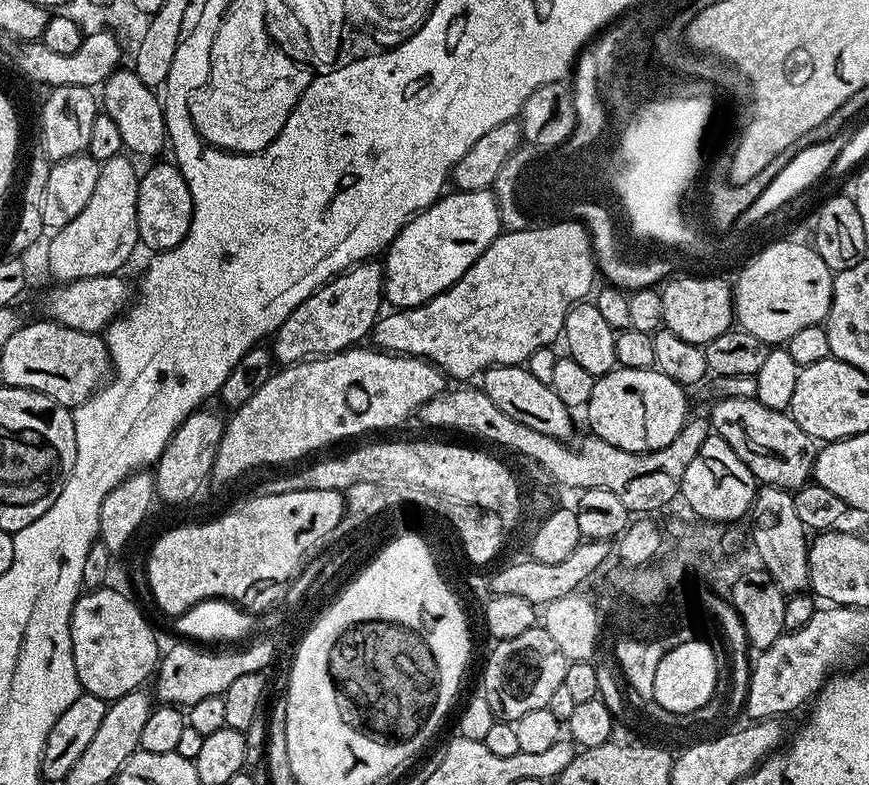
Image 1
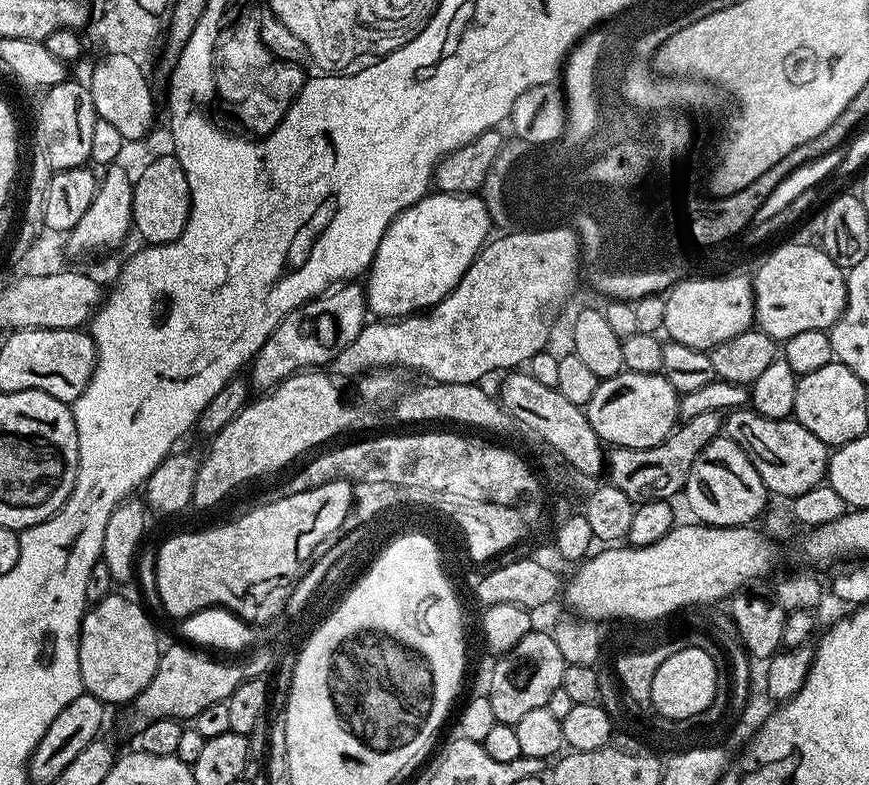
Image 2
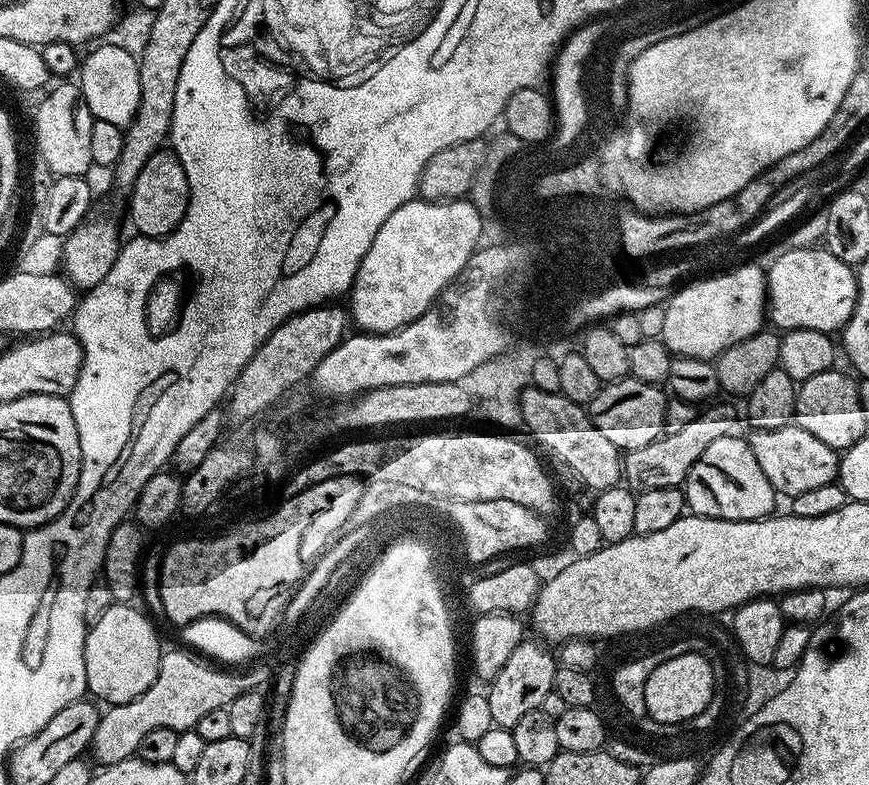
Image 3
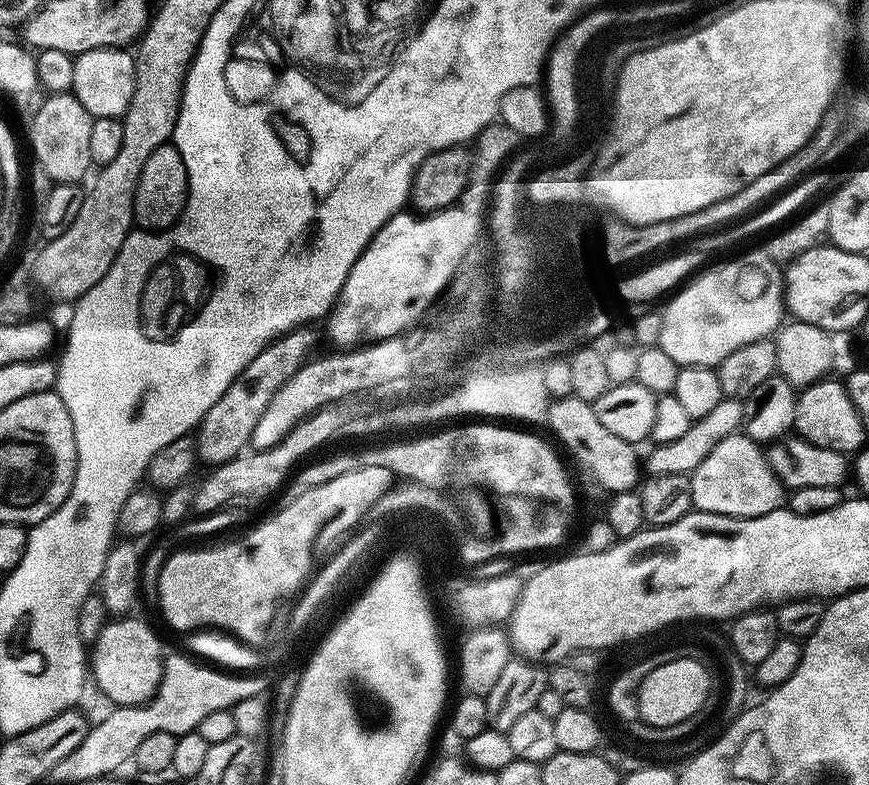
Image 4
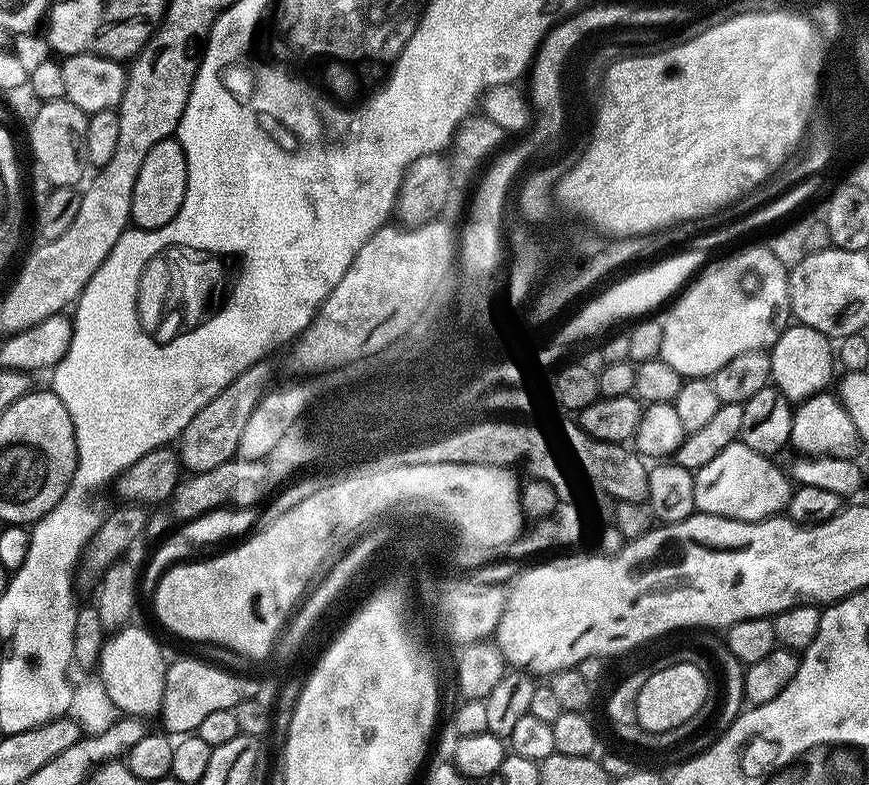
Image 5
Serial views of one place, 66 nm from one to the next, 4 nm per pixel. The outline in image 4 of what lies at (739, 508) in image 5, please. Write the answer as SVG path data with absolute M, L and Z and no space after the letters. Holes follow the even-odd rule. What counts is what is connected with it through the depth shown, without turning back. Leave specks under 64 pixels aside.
M743 434L722 438L722 442L718 442L691 472L690 479L693 505L701 512L723 516L765 516L781 507L786 496L786 489L770 470L761 445Z

